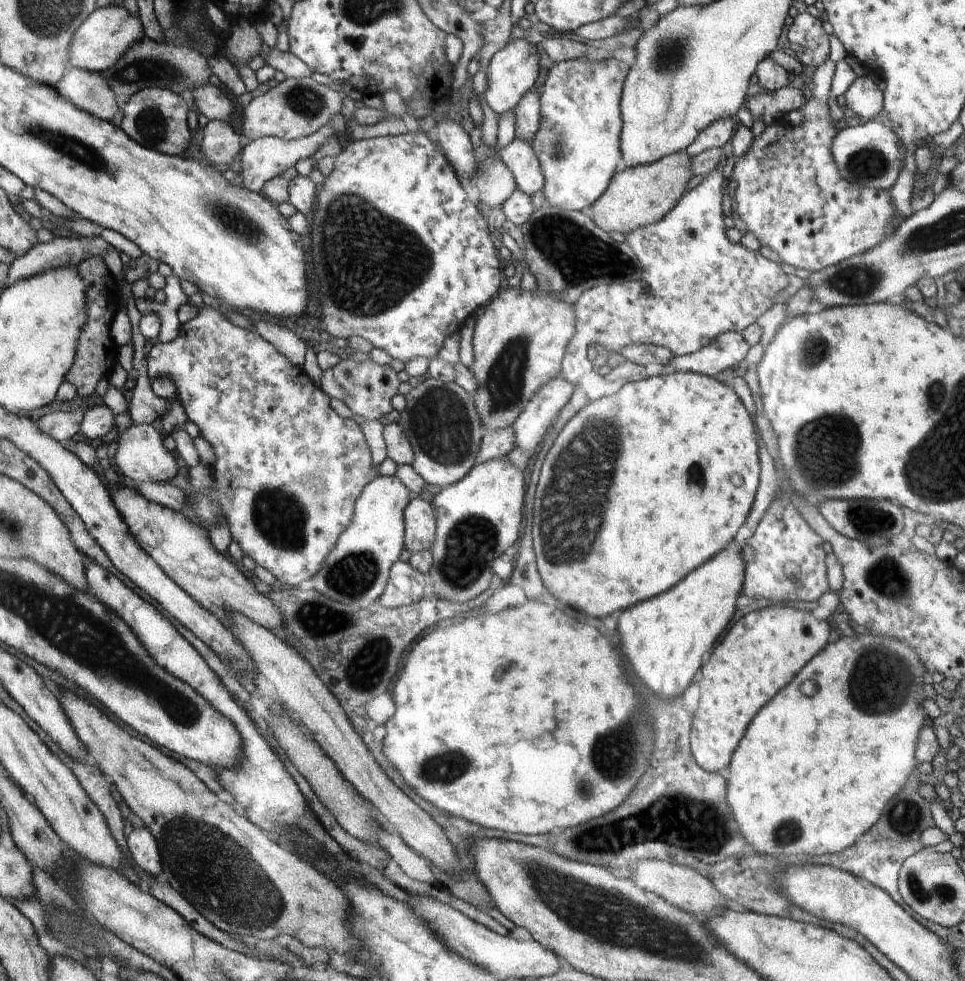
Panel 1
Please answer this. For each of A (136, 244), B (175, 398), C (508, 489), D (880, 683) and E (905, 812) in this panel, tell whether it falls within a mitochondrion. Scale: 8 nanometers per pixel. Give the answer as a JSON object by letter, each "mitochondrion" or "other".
{"A":"other","B":"other","C":"other","D":"mitochondrion","E":"mitochondrion"}

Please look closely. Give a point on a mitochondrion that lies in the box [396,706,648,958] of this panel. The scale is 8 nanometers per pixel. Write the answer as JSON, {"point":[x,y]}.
{"point":[613,768]}

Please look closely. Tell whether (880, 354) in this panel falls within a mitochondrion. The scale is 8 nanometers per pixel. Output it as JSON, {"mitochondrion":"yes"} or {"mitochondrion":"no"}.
{"mitochondrion":"no"}

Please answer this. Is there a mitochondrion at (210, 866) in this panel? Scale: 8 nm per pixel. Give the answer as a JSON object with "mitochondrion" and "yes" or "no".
{"mitochondrion":"yes"}

